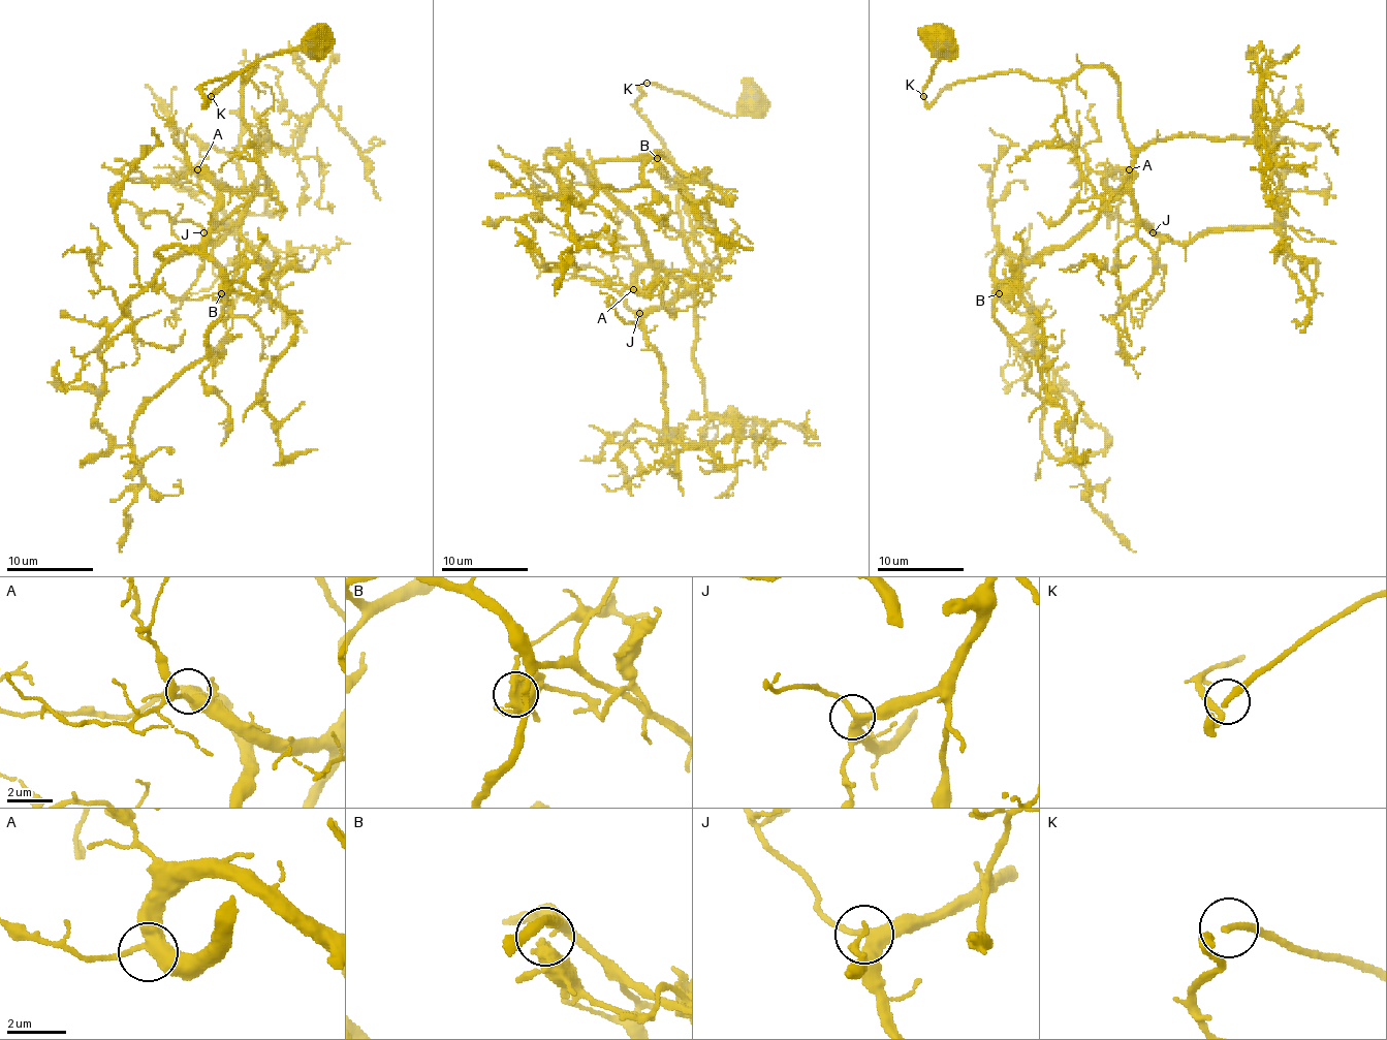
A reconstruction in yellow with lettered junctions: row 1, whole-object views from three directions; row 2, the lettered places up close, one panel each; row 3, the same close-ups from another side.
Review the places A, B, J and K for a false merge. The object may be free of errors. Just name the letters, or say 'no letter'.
no letter

